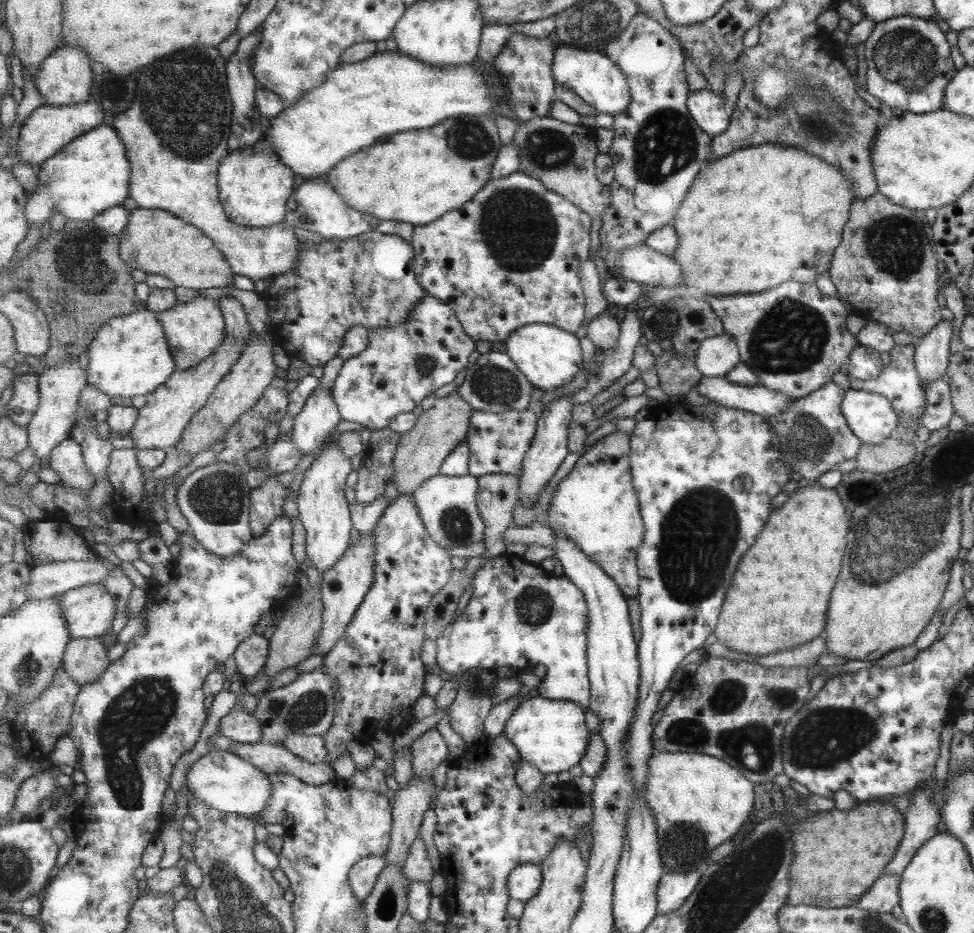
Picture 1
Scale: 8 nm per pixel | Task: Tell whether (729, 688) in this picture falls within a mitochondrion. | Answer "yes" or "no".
yes

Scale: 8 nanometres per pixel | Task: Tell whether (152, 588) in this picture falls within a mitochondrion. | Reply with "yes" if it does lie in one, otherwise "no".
no

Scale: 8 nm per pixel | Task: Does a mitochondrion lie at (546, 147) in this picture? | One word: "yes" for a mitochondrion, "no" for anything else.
yes

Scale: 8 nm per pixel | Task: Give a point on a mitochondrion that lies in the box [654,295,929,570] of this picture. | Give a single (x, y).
(808, 441)

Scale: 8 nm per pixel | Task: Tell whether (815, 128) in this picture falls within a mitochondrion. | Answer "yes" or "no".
yes

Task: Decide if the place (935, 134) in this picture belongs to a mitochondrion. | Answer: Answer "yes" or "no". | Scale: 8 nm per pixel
no

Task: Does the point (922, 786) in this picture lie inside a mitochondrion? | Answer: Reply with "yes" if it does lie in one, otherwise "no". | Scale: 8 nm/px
no

